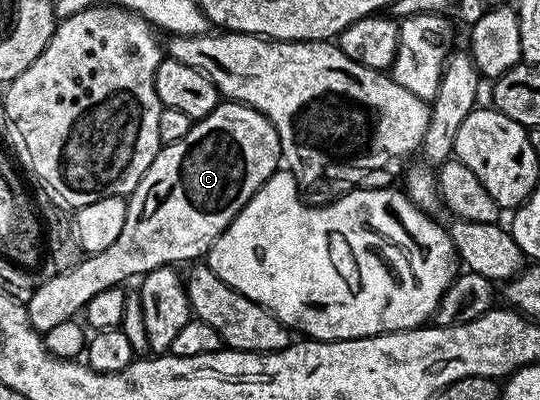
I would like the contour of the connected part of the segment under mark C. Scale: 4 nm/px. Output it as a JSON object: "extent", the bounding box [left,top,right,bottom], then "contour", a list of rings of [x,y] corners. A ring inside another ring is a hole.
{"extent":[25,102,280,334],"contour":[[[221,102],[204,120],[194,121],[189,134],[185,134],[181,142],[160,147],[141,182],[126,197],[125,226],[121,226],[117,239],[105,250],[84,255],[77,266],[60,271],[55,274],[59,276],[51,276],[36,287],[35,299],[25,304],[32,328],[42,334],[61,322],[76,319],[86,309],[93,294],[126,285],[130,276],[142,278],[158,268],[179,266],[181,262],[195,262],[206,257],[213,242],[280,164],[279,135],[269,118],[248,104]]]}

